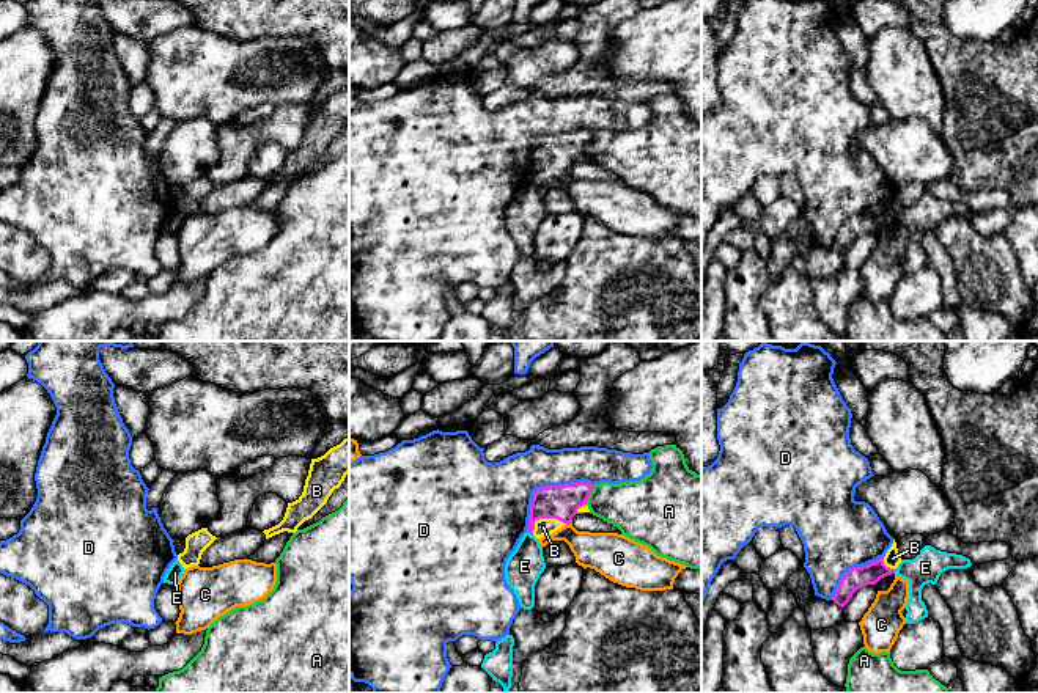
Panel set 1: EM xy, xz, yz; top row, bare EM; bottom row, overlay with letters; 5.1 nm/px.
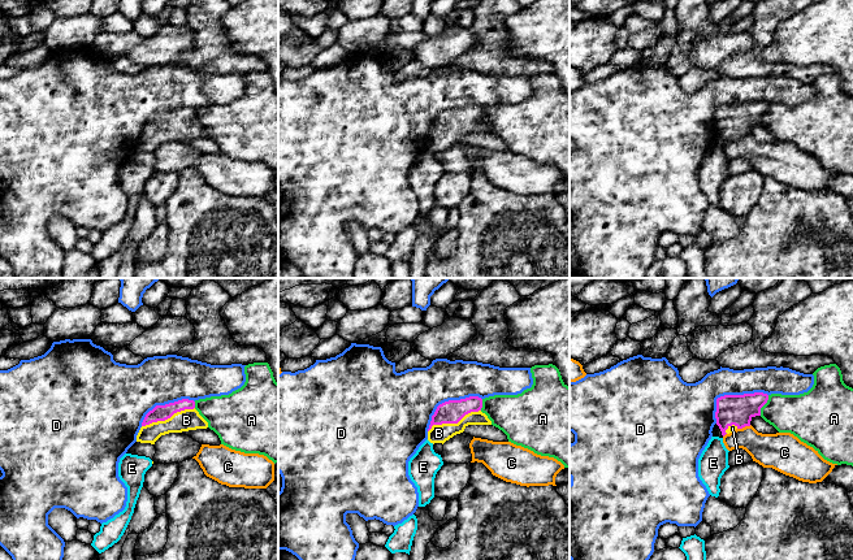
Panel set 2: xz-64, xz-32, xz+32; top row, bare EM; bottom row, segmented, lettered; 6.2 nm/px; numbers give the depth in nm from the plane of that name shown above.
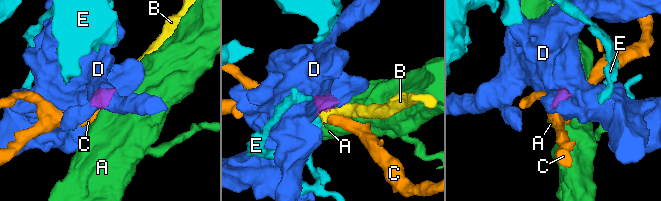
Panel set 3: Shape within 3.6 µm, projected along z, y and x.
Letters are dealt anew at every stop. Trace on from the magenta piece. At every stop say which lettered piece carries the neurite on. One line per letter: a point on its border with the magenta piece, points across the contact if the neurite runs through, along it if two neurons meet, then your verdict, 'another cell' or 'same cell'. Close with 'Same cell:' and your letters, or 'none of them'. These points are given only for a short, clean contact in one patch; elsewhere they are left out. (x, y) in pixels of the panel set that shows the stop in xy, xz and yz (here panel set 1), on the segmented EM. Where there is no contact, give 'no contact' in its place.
A: contact xz (588, 495); border xz (593, 486), (584, 503); another cell
B: contact xz (544, 517); way xz (554, 502), (554, 506), (544, 517), (543, 527); same cell
C: contact xz (568, 524); border xz (571, 522), (566, 525); another cell
D: contact xz (544, 487); another cell
E: contact xz (529, 531); border xz (527, 530), (532, 536); another cell
Same cell: B

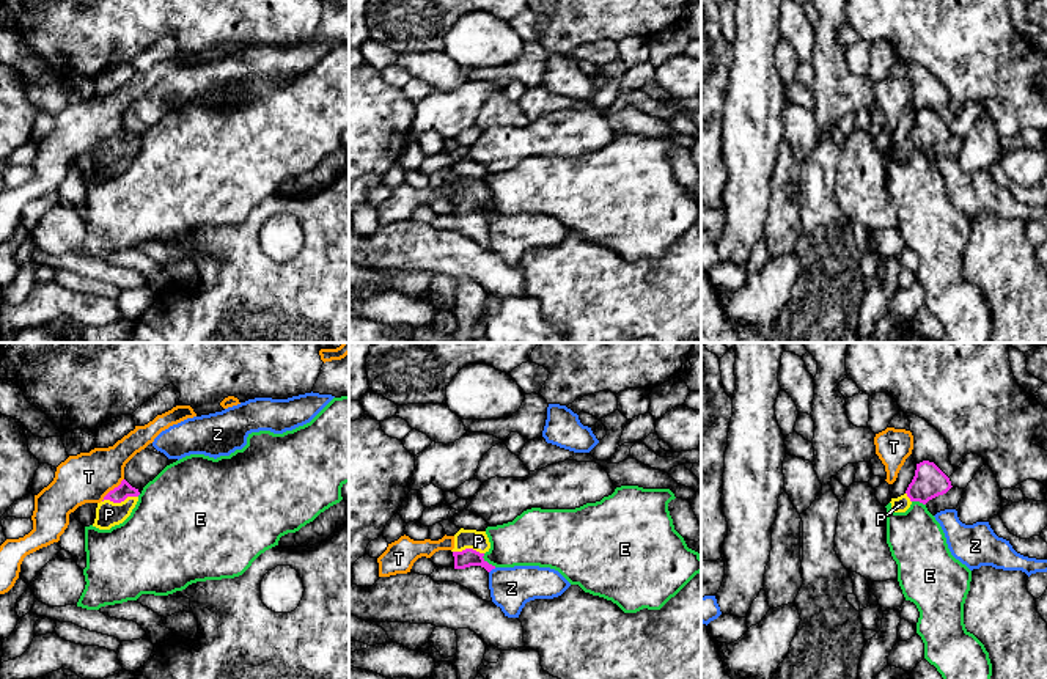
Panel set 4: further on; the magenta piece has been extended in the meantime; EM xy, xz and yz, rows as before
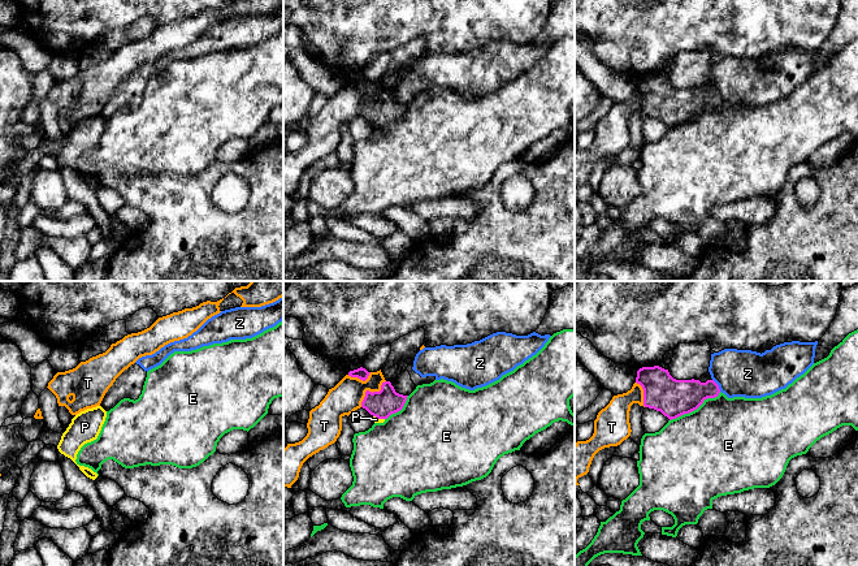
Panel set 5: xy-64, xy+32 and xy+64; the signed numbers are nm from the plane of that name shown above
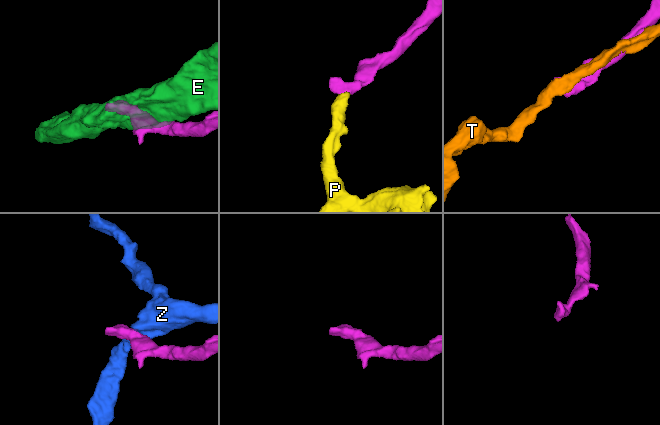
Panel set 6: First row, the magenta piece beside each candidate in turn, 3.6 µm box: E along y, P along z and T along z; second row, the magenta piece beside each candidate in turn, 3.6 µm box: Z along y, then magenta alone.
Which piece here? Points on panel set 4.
E: contact xz (486, 561); border xz (483, 554), (495, 566); another cell
P: contact xy (120, 502); way xy (124, 489), (120, 502), (109, 514); same cell
T: contact xy (113, 489); border xy (123, 478), (101, 500); another cell
Z: contact xz (492, 568); border xz (495, 568), (489, 572); another cell
Same cell: P

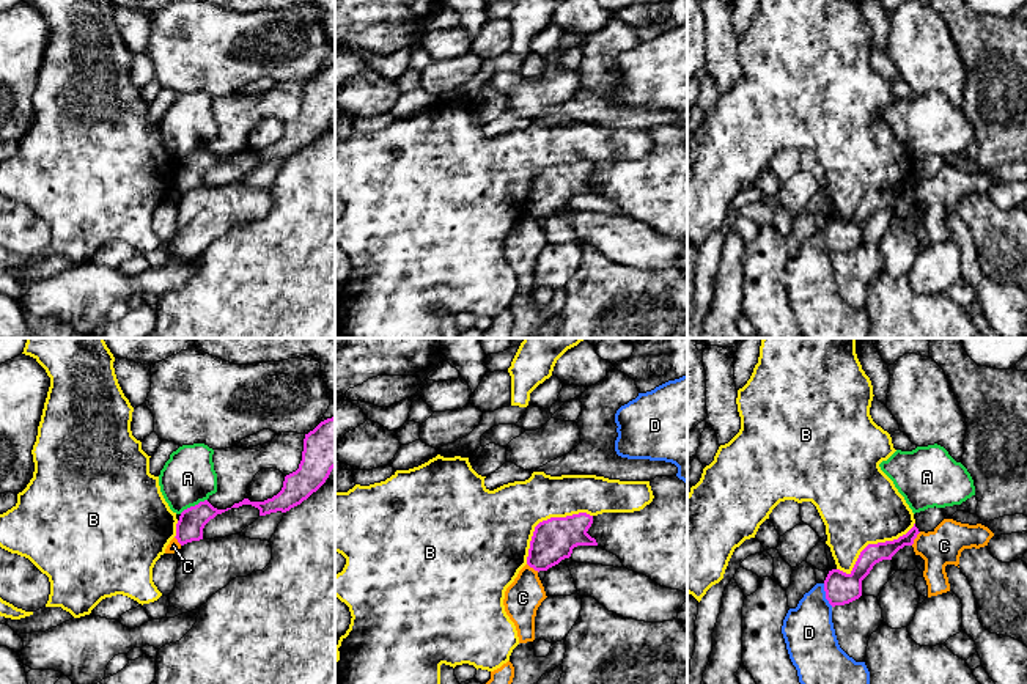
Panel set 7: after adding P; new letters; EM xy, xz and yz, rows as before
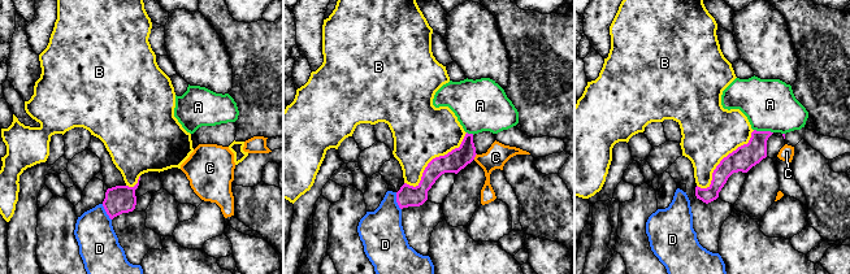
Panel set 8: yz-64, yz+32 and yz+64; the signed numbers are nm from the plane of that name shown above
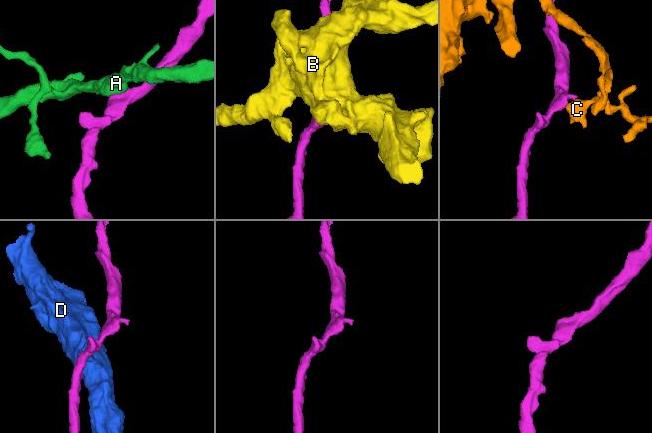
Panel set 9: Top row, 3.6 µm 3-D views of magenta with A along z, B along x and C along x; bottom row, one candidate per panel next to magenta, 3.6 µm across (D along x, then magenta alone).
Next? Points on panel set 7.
A: contact xy (192, 507); border xy (206, 499), (180, 513); another cell
B: contact xz (544, 521); another cell
C: contact yz (916, 536); border yz (920, 532), (911, 544); another cell
D: contact yz (826, 595); border yz (823, 584), (826, 599), (832, 606); another cell
Same cell: none of them

